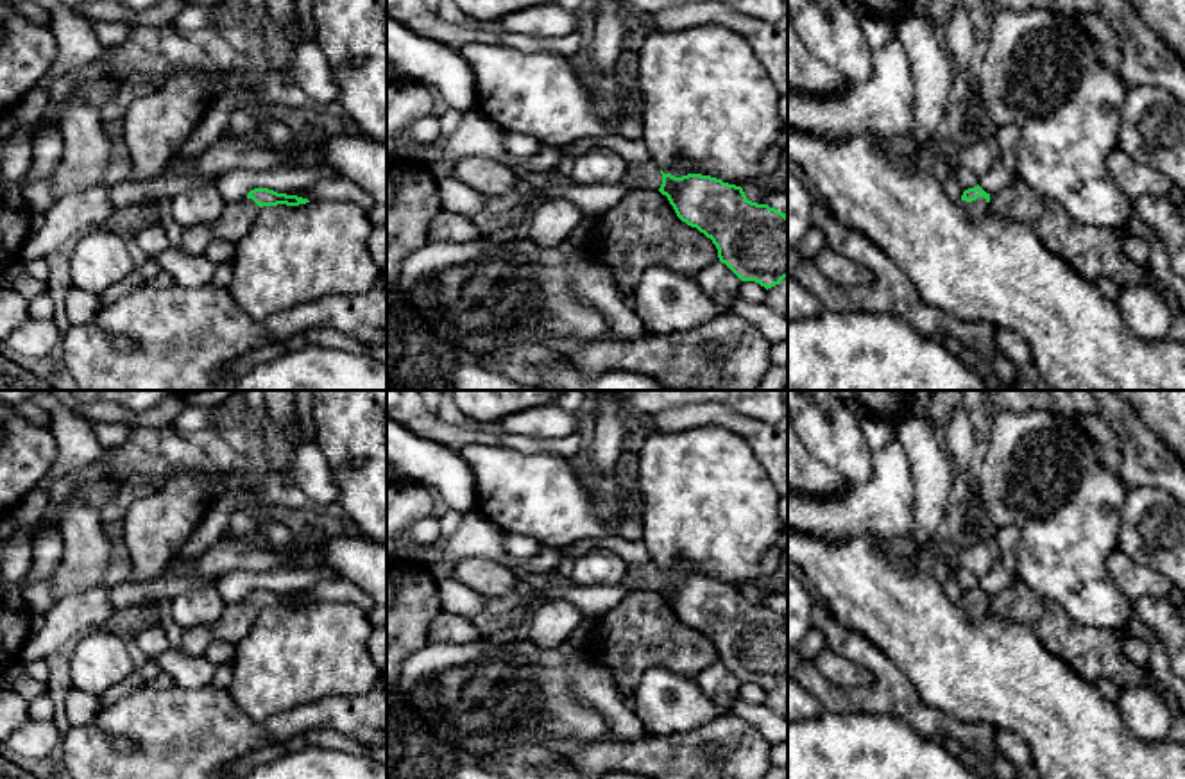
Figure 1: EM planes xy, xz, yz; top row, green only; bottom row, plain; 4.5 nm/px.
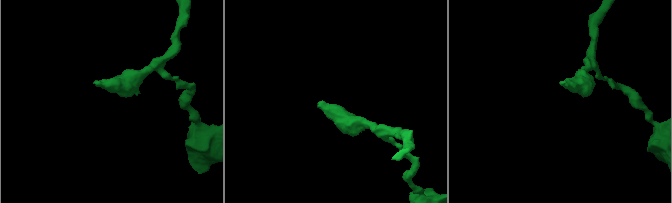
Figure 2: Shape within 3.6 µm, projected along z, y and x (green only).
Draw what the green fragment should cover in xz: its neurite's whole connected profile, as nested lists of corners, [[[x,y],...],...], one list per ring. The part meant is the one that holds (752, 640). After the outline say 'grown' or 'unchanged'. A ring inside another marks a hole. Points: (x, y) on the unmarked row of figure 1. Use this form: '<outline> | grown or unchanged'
[[[653,562],[628,566],[621,584],[628,591],[659,591],[666,596],[677,618],[711,639],[720,663],[741,682],[755,682],[768,691],[788,679],[788,616],[748,602],[741,587],[702,575],[675,578]]] | grown

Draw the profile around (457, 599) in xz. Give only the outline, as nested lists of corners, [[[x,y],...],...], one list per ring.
[[[455,577],[440,578],[437,582],[440,596],[440,609],[449,614],[460,614],[467,620],[476,618],[487,604],[487,596],[462,584]]]

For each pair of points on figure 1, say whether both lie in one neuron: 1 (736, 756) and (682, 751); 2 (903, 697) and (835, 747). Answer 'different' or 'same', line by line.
1: same
2: different

